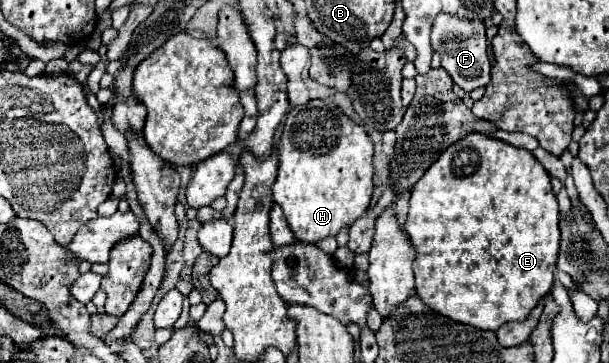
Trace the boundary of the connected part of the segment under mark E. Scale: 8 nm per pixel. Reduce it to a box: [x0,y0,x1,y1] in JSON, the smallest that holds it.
[405,133,561,331]

